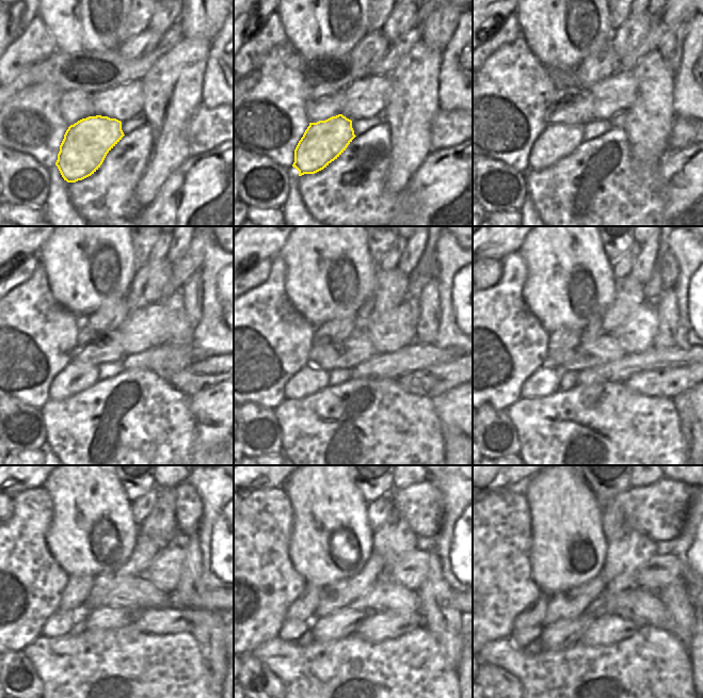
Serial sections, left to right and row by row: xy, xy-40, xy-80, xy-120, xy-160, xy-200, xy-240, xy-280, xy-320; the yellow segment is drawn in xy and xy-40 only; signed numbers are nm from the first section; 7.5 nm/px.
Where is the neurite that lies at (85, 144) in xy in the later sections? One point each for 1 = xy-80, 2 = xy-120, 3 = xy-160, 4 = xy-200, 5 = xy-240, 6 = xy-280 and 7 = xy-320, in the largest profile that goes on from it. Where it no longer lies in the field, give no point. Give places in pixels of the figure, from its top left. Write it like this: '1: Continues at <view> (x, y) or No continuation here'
1: Continues at xy-80 (556, 142)
2: Continues at xy-120 (74, 378)
3: Continues at xy-160 (309, 380)
4: Continues at xy-200 (545, 381)
5: Continues at xy-240 (61, 623)
6: Continues at xy-280 (291, 630)
7: Continues at xy-320 (522, 638)

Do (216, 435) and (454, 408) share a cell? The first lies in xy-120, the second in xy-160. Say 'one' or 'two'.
one

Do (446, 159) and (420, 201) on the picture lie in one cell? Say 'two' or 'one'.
one

